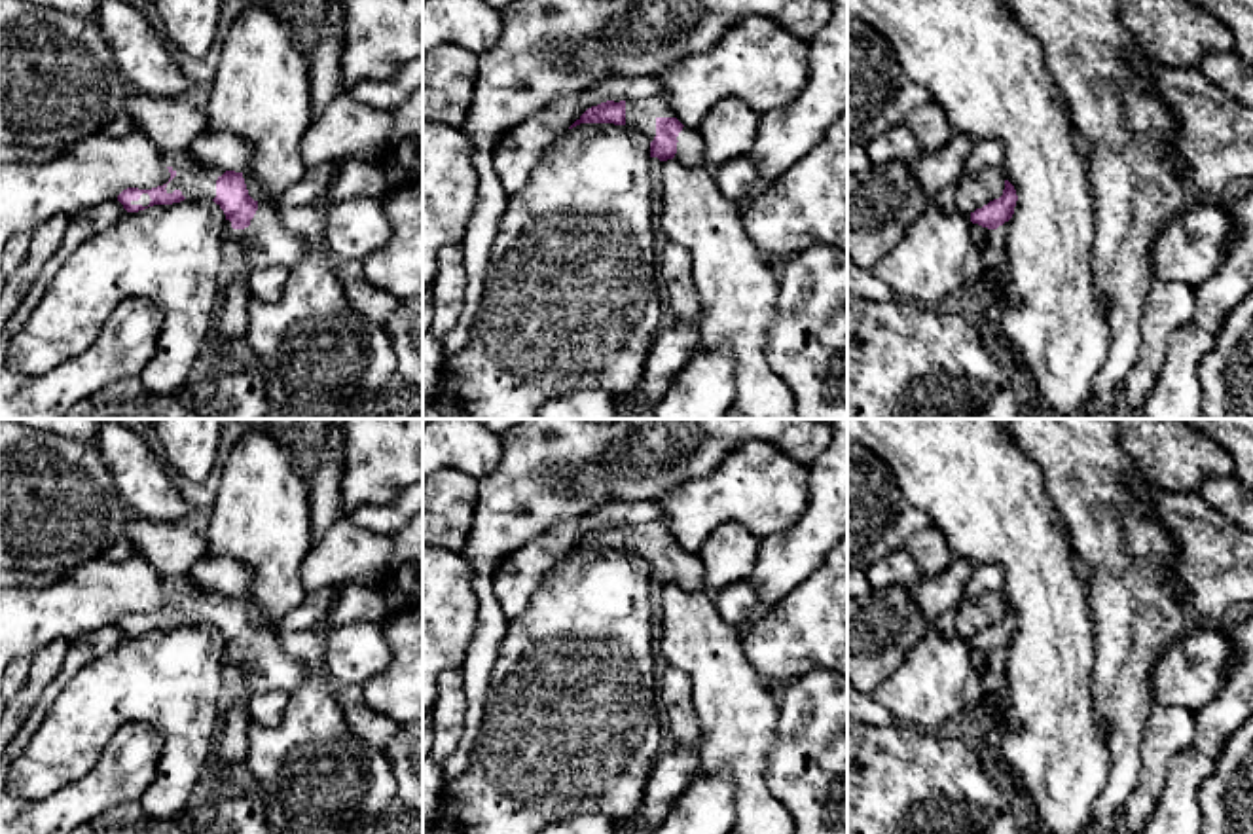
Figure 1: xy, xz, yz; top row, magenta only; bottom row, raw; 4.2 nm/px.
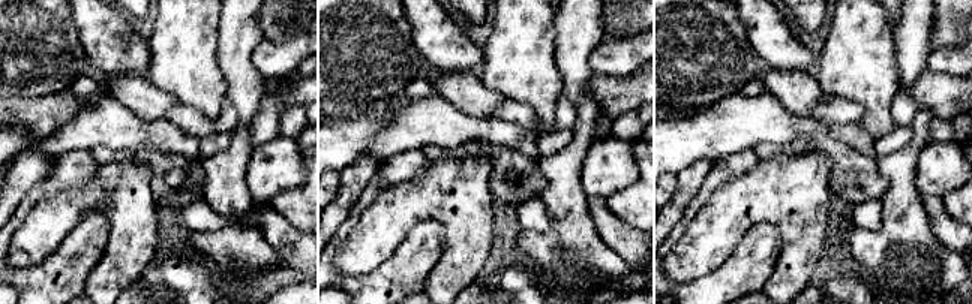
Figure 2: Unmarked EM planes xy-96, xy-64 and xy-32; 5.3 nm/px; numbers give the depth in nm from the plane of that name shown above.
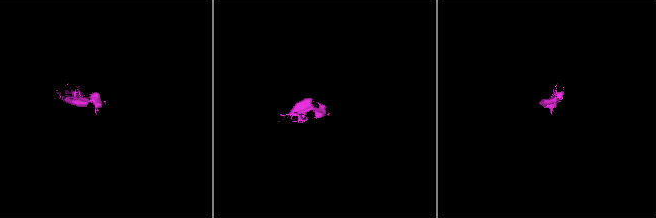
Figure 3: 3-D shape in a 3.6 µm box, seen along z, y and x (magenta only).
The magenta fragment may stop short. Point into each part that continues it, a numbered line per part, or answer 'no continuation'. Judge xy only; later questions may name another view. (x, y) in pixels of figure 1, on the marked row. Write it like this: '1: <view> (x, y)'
1: xy (196, 181)
2: xy (266, 241)

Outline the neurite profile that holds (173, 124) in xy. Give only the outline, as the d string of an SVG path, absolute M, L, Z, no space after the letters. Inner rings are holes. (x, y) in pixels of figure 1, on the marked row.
M133 91L125 114L135 131L169 152L191 154L193 140L209 131L207 116L186 97L157 99Z

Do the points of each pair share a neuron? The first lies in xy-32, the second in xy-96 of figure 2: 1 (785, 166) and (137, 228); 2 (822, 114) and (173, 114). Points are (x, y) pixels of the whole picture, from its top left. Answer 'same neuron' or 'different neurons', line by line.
1: same neuron
2: same neuron

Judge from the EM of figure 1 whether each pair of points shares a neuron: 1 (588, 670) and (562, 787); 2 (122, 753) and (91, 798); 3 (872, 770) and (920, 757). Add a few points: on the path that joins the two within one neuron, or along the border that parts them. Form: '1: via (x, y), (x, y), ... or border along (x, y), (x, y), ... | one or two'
1: via (573, 698), (571, 726), (562, 736), (562, 759) | one
2: via (122, 764), (103, 787) | one
3: via (884, 770), (908, 768) | one

